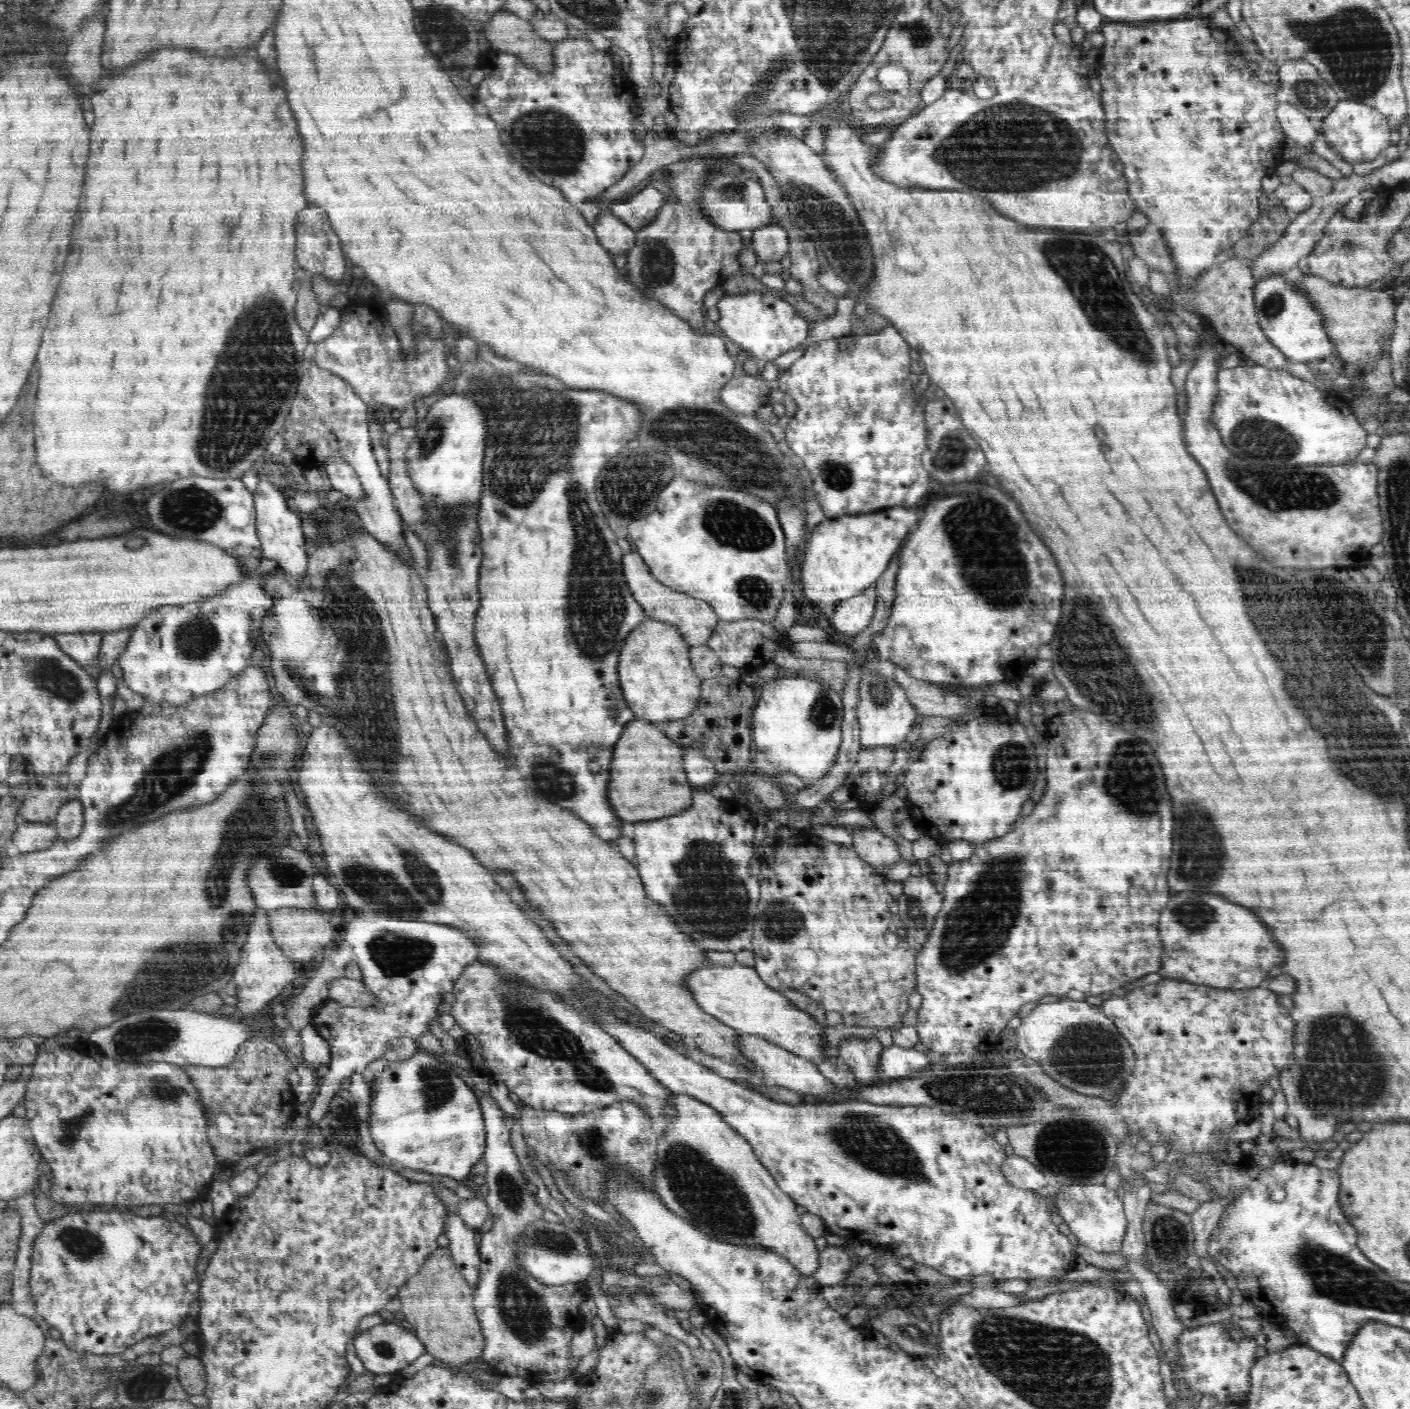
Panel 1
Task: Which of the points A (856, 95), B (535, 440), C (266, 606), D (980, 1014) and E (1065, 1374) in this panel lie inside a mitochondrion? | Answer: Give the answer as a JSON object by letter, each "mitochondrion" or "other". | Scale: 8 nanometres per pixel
{"A":"mitochondrion","B":"mitochondrion","C":"other","D":"other","E":"mitochondrion"}

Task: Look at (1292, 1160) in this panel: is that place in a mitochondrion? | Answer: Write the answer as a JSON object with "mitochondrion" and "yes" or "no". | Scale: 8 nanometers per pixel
{"mitochondrion":"no"}

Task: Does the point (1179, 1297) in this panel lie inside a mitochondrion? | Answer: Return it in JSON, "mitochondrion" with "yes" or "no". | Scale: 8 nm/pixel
{"mitochondrion":"no"}

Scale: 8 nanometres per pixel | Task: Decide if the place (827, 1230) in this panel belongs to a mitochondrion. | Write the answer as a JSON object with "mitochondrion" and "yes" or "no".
{"mitochondrion":"no"}

